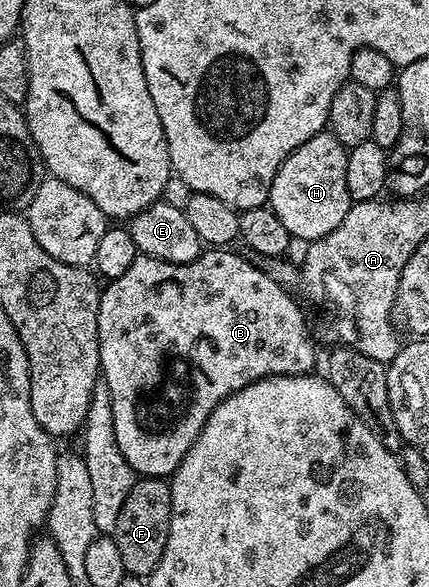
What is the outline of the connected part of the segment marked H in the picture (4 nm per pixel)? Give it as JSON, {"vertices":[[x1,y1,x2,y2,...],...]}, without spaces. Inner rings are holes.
{"vertices":[[323,132,304,140,280,164,270,189,271,210,280,216,280,224,288,228,291,239,303,238,303,243,315,242,317,238,328,236,332,228,340,228,344,216,348,216,351,200,348,196,347,147,340,144,336,135]]}

